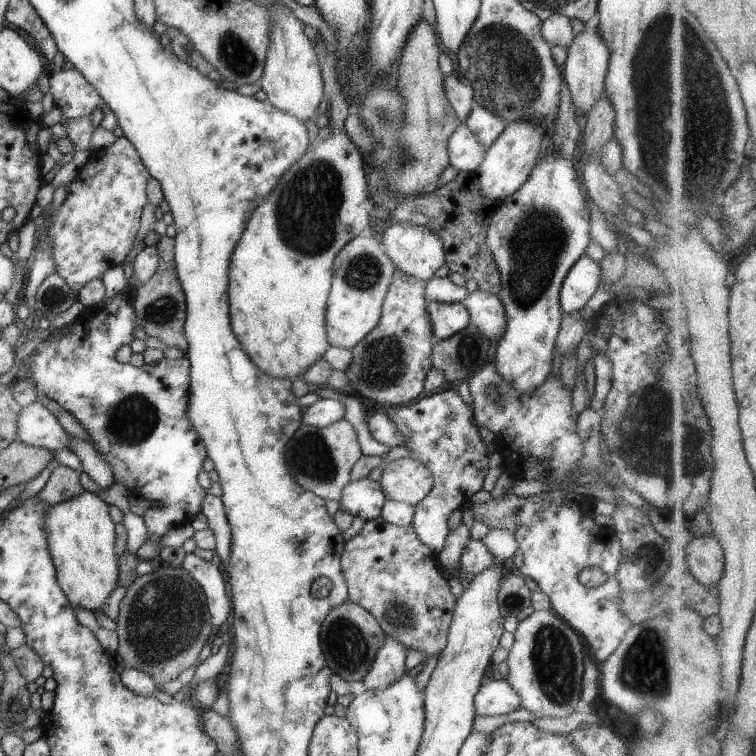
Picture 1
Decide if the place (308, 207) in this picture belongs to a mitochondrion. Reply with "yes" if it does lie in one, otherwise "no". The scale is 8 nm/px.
yes

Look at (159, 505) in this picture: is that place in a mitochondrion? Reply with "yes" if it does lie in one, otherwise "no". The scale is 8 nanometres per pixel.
no

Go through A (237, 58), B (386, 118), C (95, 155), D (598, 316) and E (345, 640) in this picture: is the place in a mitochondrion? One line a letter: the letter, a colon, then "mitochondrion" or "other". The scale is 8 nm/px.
A: mitochondrion
B: mitochondrion
C: other
D: other
E: mitochondrion

